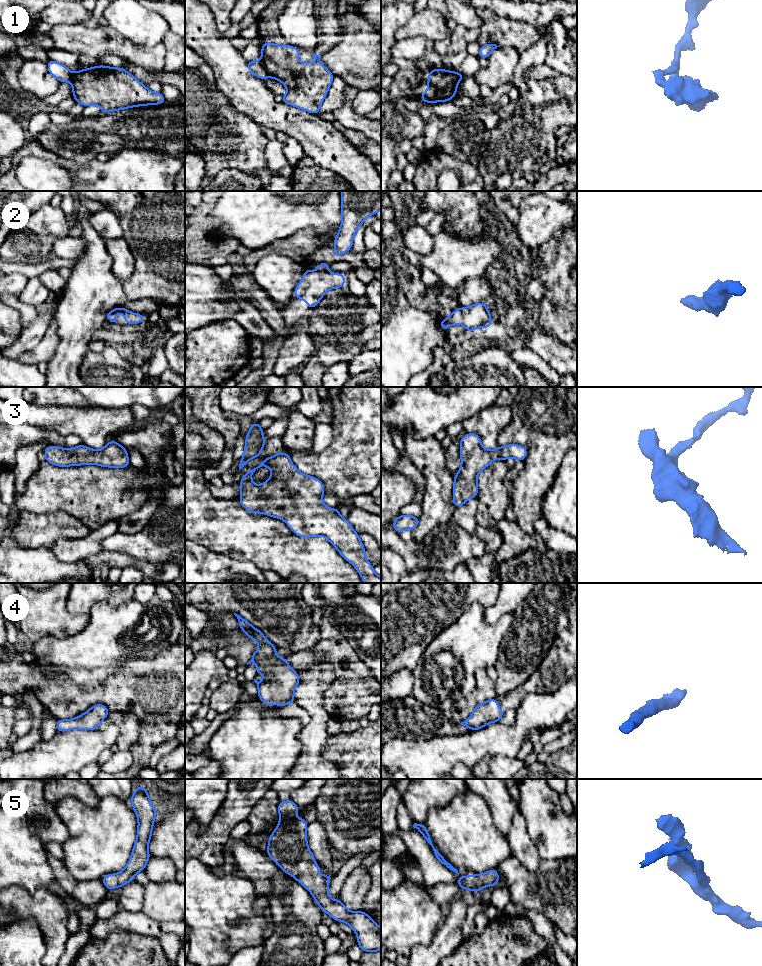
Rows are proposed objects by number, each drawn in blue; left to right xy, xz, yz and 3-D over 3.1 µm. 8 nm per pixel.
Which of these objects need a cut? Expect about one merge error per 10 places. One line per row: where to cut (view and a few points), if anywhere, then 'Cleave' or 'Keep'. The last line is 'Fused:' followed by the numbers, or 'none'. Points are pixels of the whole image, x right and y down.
1: Split along xz (260, 60), (269, 76). Cleave
2: No split. Keep
3: No split. Keep
4: No split. Keep
5: No split. Keep
Fused: 1

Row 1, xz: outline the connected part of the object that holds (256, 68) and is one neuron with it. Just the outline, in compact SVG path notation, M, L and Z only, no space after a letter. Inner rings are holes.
M261 60L259 61L247 61L248 68L250 72L261 79L266 79L269 77L268 72L265 70Z

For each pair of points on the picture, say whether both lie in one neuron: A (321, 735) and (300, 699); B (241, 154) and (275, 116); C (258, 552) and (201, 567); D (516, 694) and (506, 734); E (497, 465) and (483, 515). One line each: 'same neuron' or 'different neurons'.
A: same neuron
B: different neurons
C: different neurons
D: different neurons
E: same neuron

